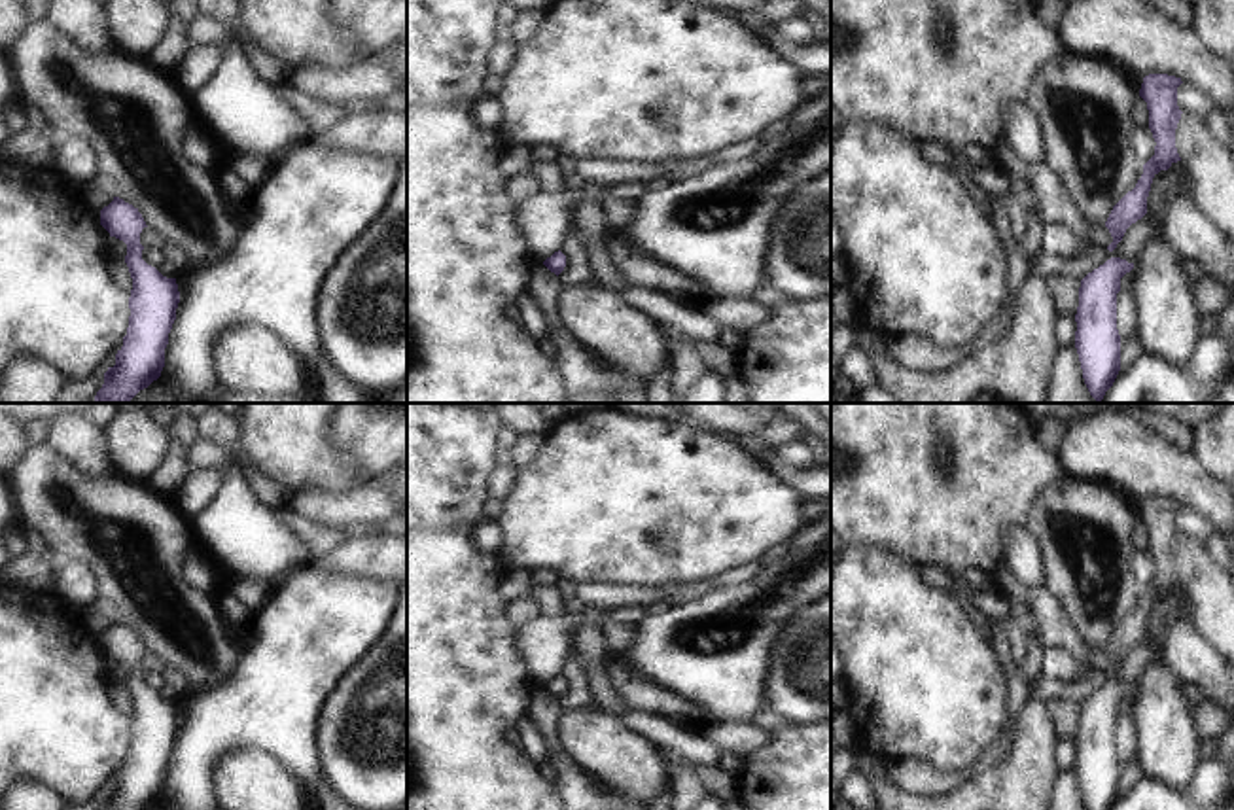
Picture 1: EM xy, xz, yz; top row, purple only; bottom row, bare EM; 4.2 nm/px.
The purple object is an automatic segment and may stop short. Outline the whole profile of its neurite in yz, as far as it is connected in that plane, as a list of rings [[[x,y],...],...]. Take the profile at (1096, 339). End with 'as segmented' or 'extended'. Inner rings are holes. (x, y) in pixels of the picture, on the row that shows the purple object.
[[[1111,257],[1081,280],[1075,348],[1084,384],[1098,403],[1120,371],[1117,293],[1120,291],[1120,278],[1132,269],[1134,263]]]; as segmented

